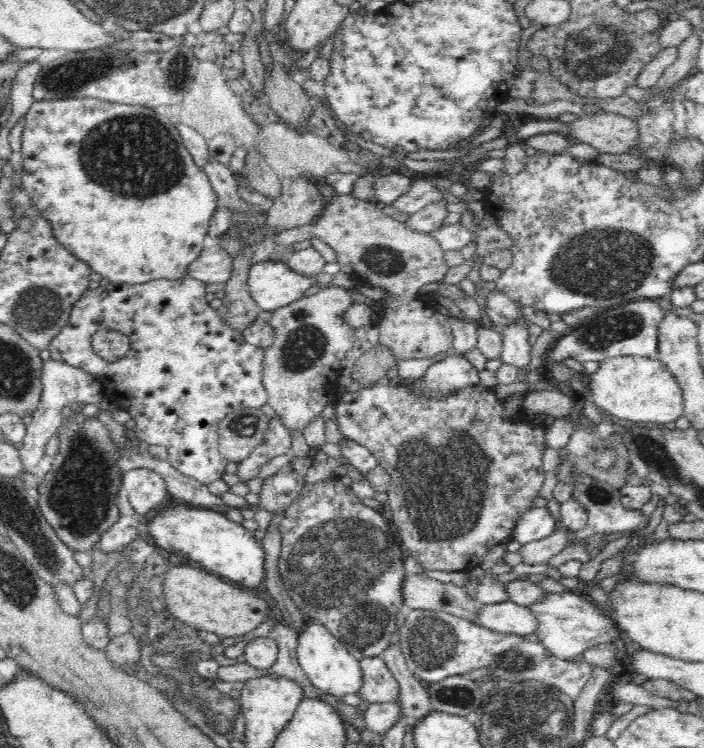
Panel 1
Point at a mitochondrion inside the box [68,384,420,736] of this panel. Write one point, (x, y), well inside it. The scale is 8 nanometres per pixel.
(337, 563)

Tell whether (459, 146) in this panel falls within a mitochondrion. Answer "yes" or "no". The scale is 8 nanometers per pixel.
no

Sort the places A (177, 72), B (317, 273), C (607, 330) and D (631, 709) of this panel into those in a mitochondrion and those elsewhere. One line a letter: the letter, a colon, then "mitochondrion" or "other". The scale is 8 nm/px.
A: mitochondrion
B: other
C: mitochondrion
D: other

